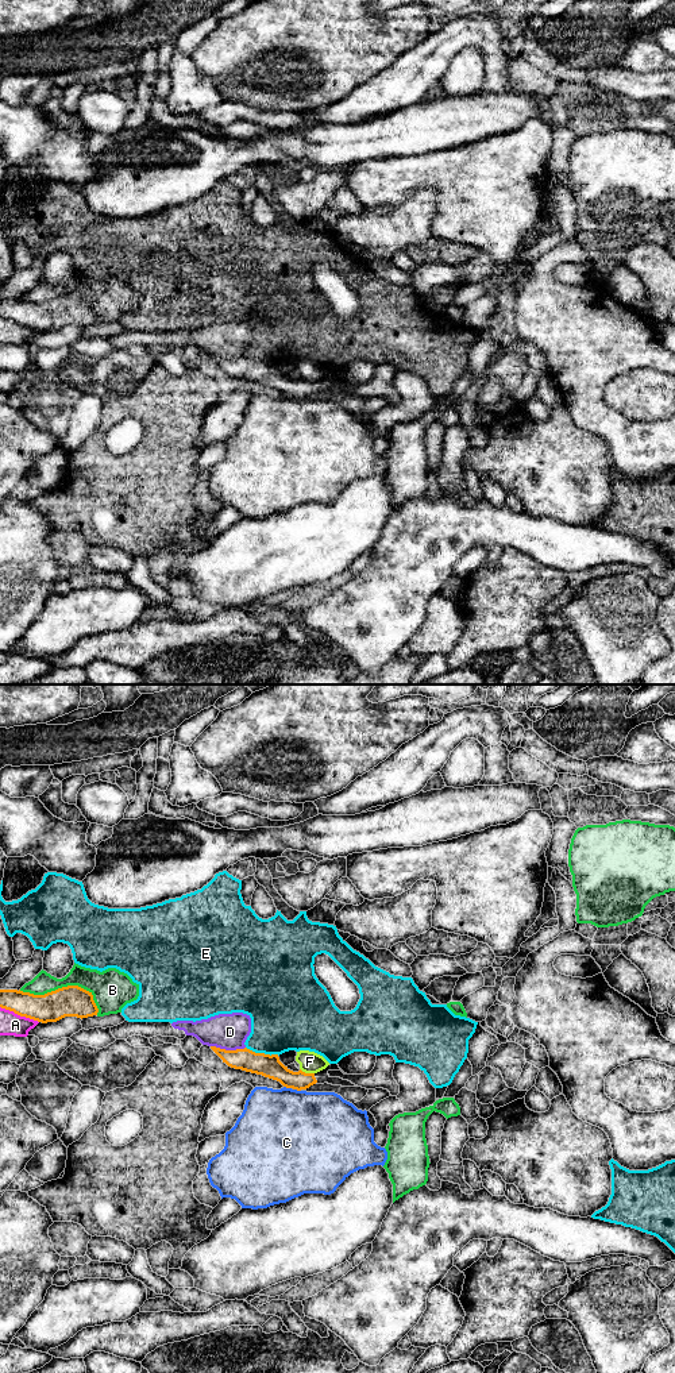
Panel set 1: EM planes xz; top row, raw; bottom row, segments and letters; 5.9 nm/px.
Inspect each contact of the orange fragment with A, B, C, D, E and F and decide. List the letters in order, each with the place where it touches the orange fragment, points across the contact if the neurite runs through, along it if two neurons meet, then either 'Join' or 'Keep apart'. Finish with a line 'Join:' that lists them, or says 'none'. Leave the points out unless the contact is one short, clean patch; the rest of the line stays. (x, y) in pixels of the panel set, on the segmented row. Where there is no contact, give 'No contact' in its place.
A: Touches orange at xz (19, 1014). Keep apart
B: Touches orange at xz (64, 987). Keep apart
C: Touches orange at xz (288, 1087). Keep apart
D: Touches orange at xz (228, 1051). Keep apart
E: Touches orange at xz (262, 1053). Keep apart
F: Touches orange at xz (307, 1073). Boundary: xz (300, 1068), (313, 1073). Keep apart
Join: none

